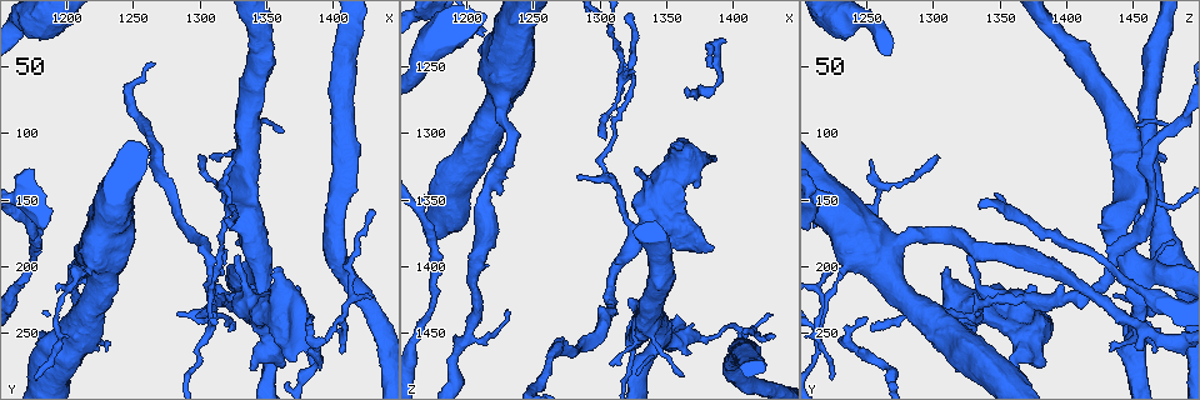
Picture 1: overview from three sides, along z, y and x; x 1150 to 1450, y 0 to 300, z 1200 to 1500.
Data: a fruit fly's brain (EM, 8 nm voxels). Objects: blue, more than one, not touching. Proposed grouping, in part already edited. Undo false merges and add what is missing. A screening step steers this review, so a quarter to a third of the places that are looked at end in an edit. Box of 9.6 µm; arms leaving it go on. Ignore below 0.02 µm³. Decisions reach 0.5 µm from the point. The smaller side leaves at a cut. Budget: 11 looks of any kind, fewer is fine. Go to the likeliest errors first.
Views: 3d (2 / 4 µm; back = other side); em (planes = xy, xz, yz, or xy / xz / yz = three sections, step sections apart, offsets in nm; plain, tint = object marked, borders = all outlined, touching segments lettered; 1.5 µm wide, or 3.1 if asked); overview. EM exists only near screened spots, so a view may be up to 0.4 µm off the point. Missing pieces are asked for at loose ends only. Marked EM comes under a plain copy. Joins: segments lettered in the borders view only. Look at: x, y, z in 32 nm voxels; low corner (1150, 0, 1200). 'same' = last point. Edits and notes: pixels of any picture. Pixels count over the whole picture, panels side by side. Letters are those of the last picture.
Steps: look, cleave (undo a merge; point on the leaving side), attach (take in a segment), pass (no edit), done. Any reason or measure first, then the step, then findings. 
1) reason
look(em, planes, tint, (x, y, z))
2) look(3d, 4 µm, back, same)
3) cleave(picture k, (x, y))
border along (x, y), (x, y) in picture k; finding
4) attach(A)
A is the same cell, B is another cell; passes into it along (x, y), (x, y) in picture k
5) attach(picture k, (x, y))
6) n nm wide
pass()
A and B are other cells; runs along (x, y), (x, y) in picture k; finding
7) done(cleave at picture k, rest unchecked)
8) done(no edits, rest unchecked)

free end
look(3d, 4 µm, (1174, 146, 1346))

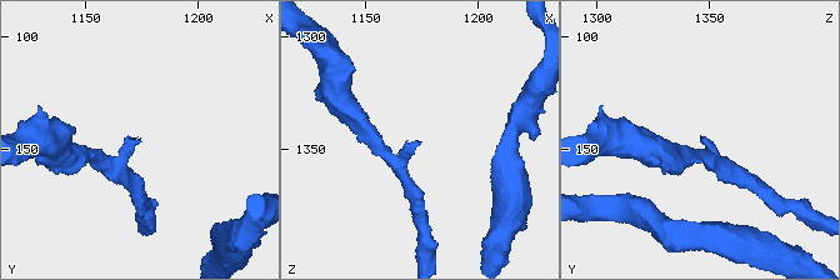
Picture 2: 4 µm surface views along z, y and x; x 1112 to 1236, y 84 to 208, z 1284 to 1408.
now the EM
look(em, xy, step 4, tint, (1174, 146, 1348))

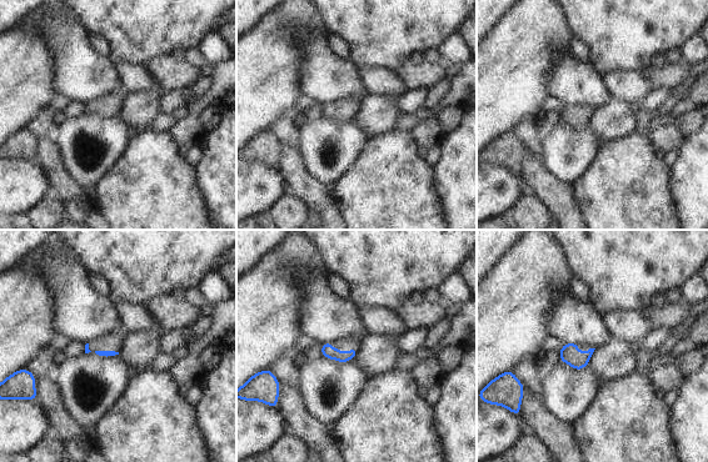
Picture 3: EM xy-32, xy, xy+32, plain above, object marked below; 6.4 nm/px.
look(em, xy, step 4, borders, same)

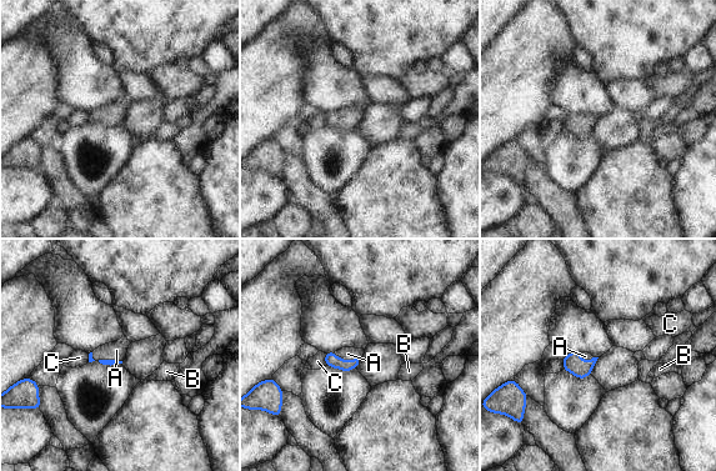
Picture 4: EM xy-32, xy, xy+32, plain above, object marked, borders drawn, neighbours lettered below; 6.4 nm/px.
attach(A)
A is the same cell, B and C are other cells; passes into it along (330, 359), (345, 360), (348, 354) in picture 4; the neuron continues

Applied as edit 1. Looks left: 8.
redraw
look(overview)

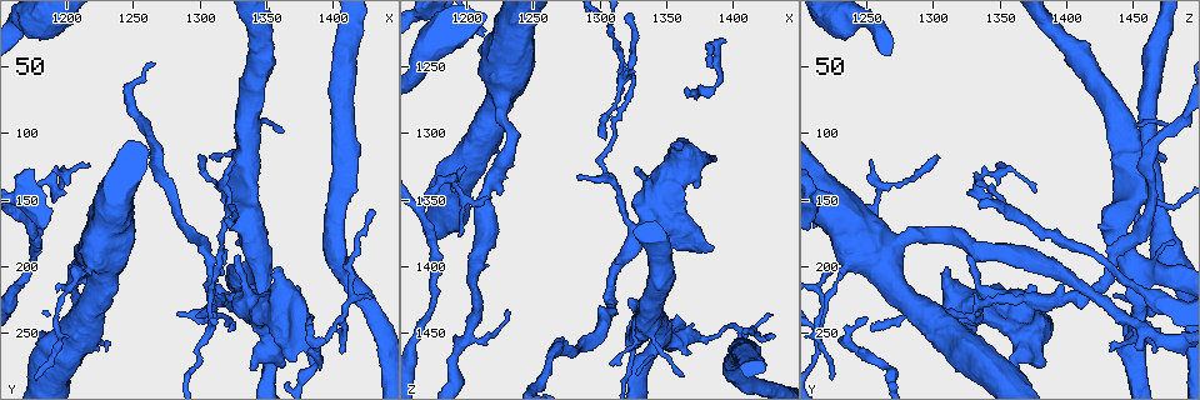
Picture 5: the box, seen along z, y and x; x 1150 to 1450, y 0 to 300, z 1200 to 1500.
sudden change in width
look(3d, 4 µm, (1338, 94, 1450))

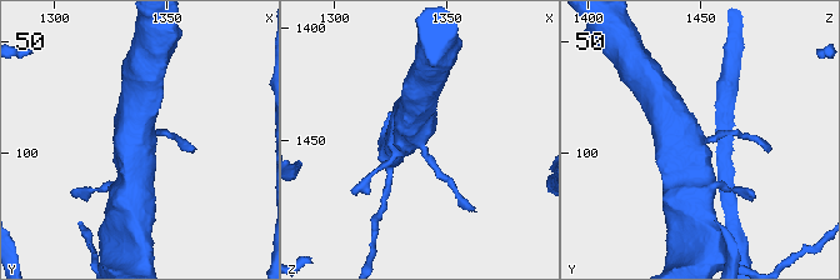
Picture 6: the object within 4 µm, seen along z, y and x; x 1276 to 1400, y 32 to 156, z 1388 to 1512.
look(em, yz, step 4, tint, (1338, 93, 1450))

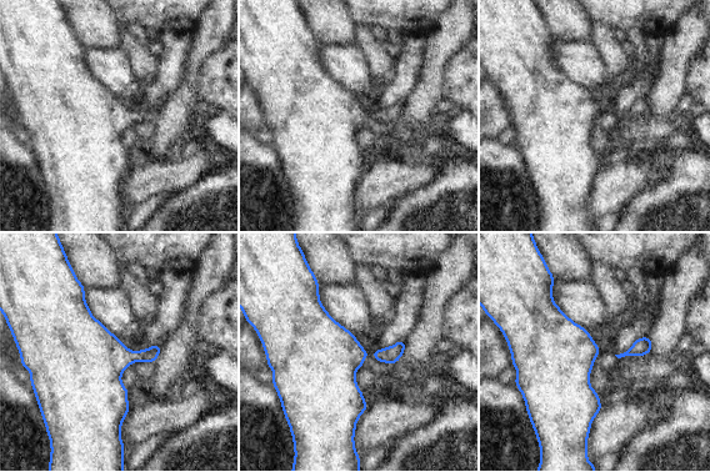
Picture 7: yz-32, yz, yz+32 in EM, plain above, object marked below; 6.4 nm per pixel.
another direction
look(em, planes, borders, same)

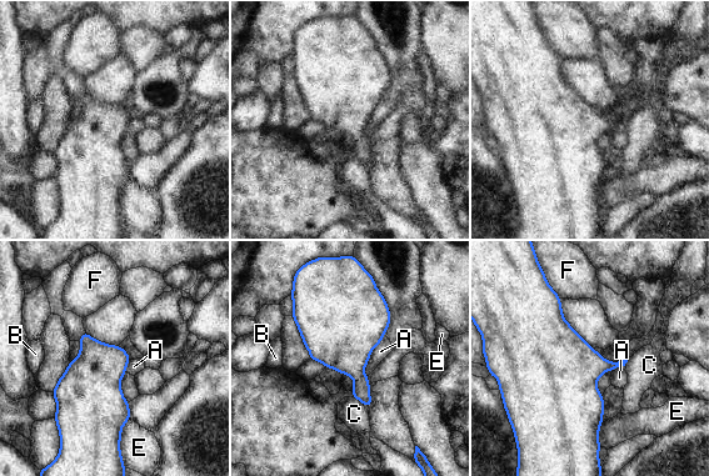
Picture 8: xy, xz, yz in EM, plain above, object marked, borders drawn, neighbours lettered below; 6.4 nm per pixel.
340 nm wide
pass()
A, B, C, E and F are other cells; border along (385, 331), (365, 366) in picture 8; one neuron here

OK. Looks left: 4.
done(attach at picture 4, rest unchecked)

